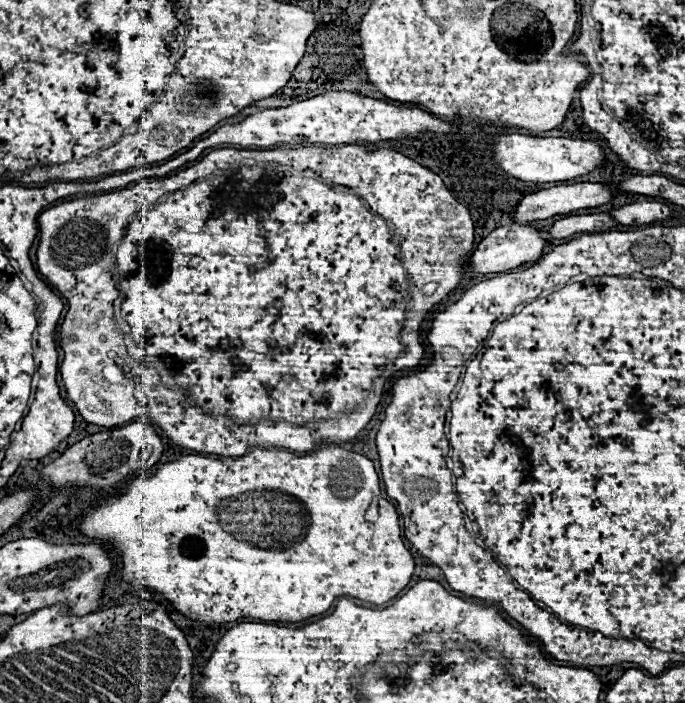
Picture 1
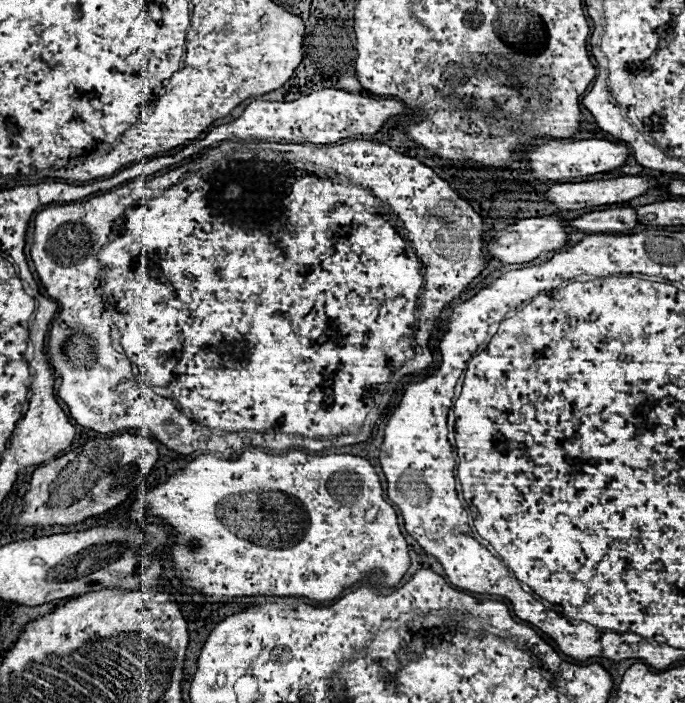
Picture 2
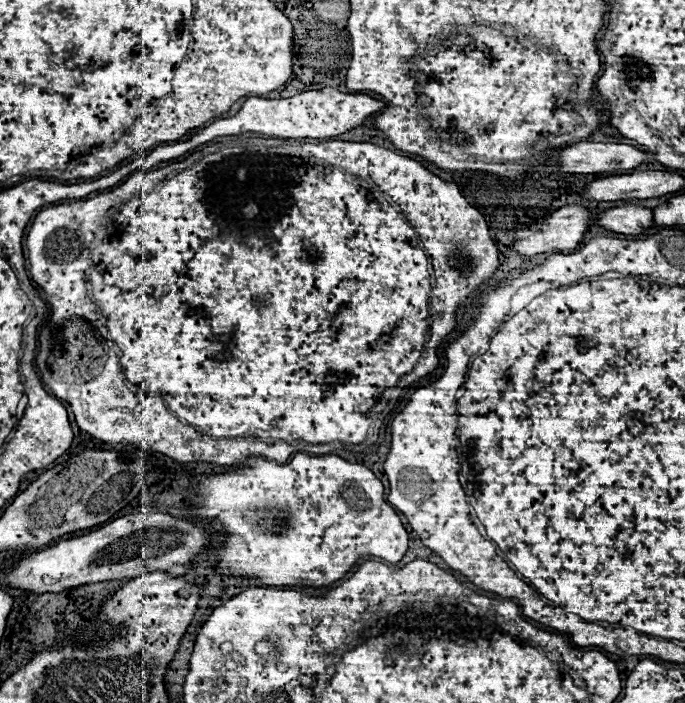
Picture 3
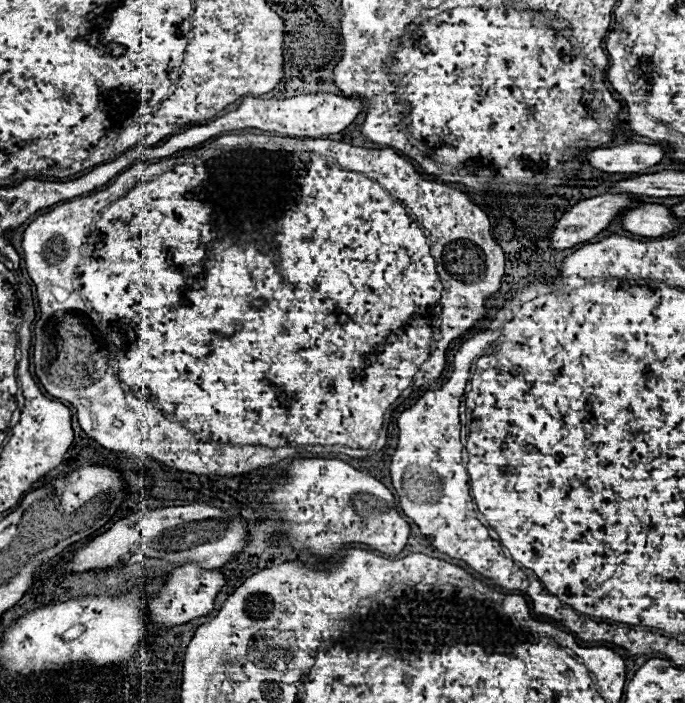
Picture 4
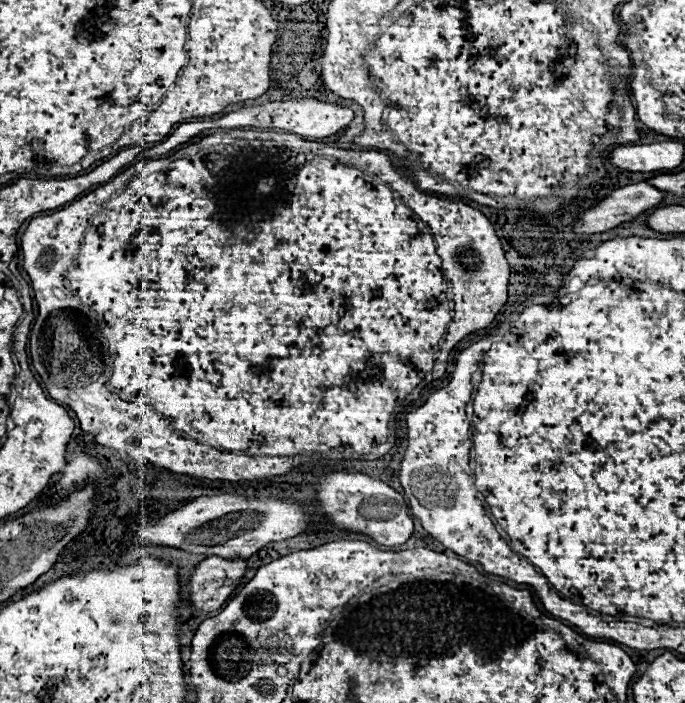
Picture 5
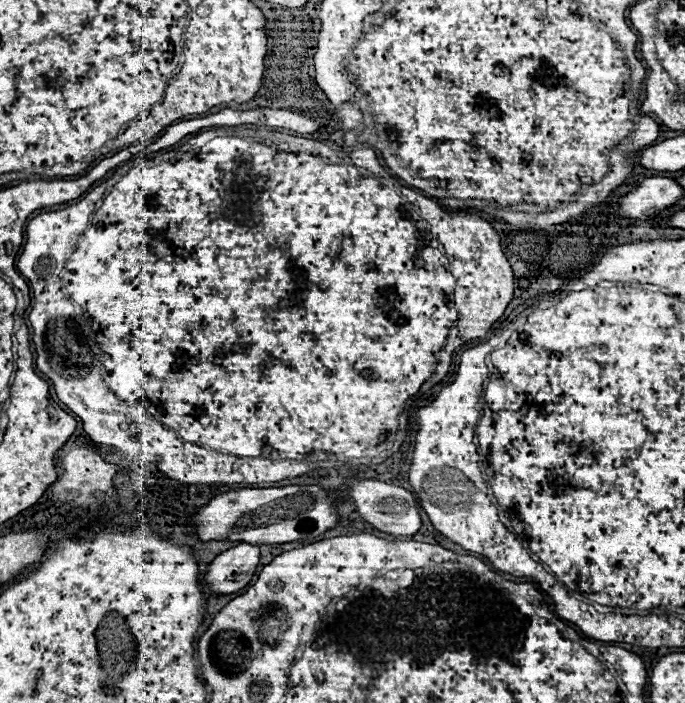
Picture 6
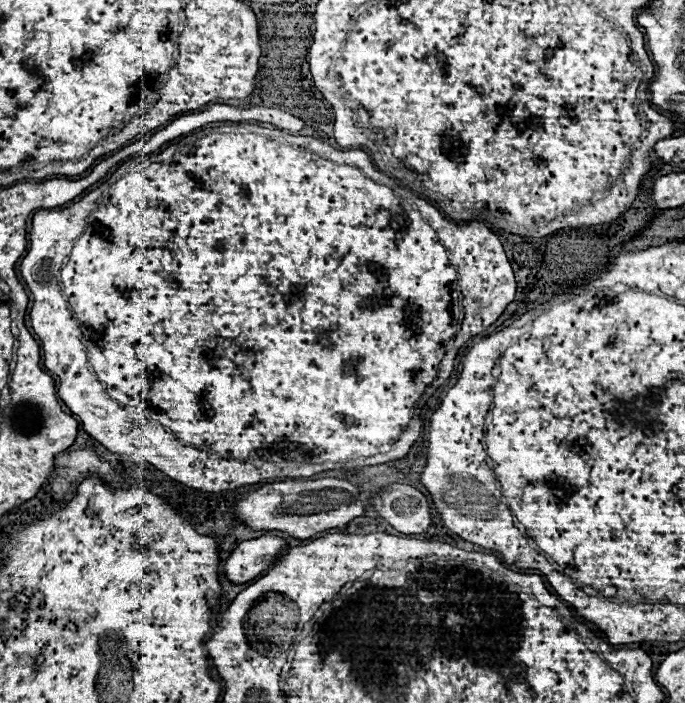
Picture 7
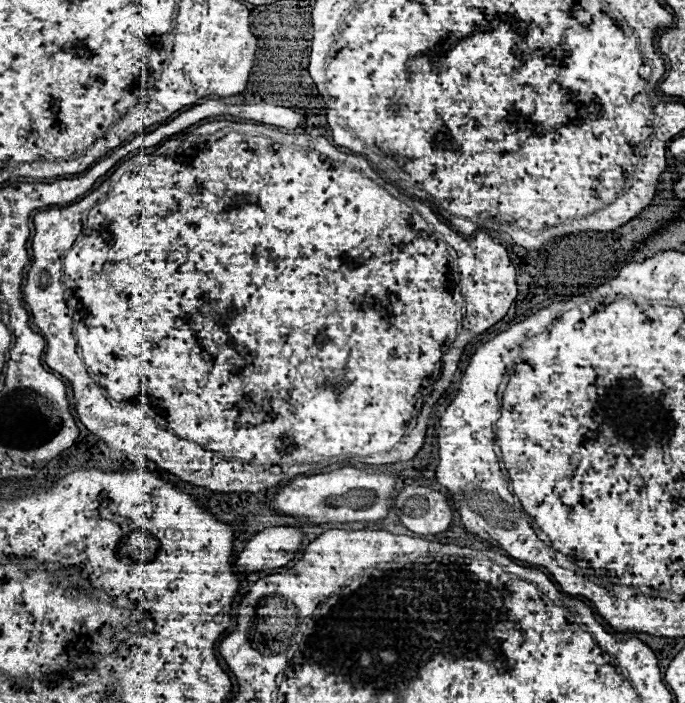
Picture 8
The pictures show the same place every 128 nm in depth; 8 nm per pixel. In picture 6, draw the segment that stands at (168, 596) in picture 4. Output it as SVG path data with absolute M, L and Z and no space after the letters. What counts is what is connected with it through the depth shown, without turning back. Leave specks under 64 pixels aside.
M238 544L222 554L218 554L208 572L204 574L204 582L214 594L232 594L242 590L254 576L260 564L260 546Z

